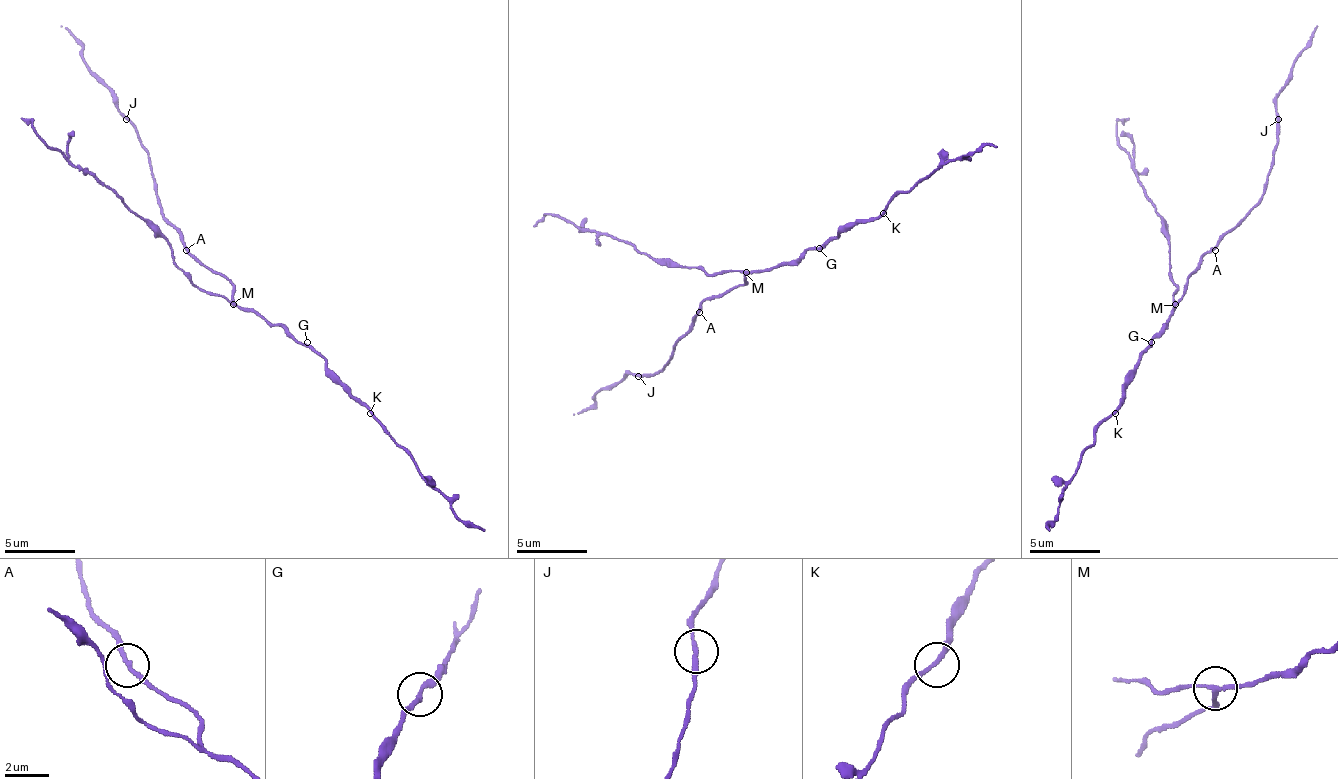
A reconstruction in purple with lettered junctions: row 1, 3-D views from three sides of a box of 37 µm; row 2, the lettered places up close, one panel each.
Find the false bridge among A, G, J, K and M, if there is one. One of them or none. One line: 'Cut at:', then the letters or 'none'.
Cut at: M

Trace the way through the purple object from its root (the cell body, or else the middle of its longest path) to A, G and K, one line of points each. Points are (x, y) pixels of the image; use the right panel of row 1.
A: (1179, 303), (1186, 279), (1197, 264), (1215, 250)
G: (1179, 303), (1151, 342)
K: (1179, 303), (1169, 321), (1151, 339), (1151, 346), (1137, 360), (1133, 381), (1126, 388), (1123, 406), (1115, 413)

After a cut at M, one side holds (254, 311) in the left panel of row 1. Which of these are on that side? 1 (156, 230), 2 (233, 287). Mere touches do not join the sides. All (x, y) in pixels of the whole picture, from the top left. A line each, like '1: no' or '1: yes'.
1: no
2: yes

